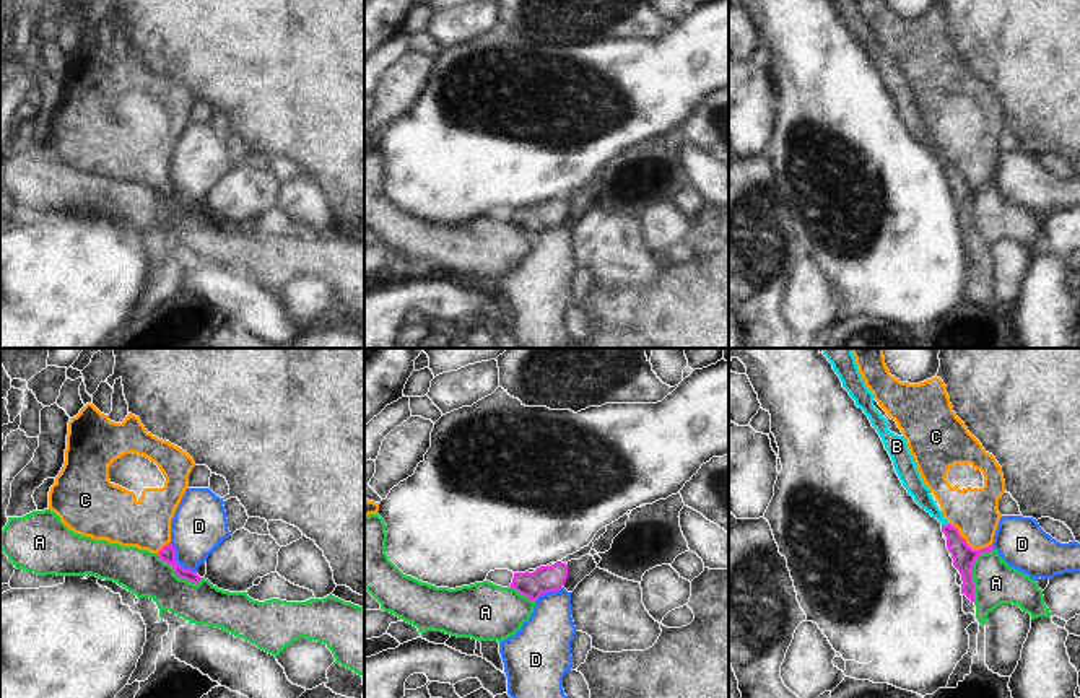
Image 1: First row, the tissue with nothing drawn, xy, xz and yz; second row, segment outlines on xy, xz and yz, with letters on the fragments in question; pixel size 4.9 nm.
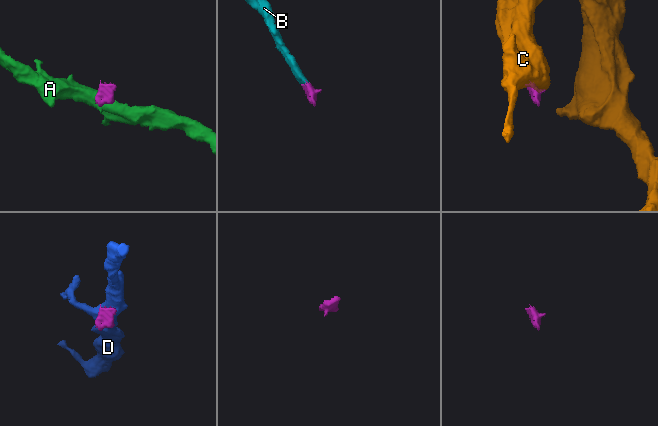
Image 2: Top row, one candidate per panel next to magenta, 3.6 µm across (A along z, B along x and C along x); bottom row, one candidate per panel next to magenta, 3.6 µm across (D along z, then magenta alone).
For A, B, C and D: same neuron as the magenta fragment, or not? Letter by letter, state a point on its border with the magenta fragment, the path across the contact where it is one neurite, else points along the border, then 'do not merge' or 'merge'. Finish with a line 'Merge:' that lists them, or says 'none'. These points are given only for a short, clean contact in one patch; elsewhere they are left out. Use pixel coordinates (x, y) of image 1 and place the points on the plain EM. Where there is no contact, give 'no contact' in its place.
A: meets magenta in yz at (971, 207); border along yz (992, 183), (981, 189), (973, 200), (973, 236); do not merge
B: meets magenta in yz at (944, 161); runs through yz (963, 191), (953, 171), (944, 161), (914, 121); merge
C: meets magenta in yz at (966, 179); border along yz (949, 158), (973, 184), (991, 181); do not merge
D: meets magenta in xy at (176, 197); border along xy (169, 178), (174, 194), (184, 204), (195, 209); do not merge
Merge: B

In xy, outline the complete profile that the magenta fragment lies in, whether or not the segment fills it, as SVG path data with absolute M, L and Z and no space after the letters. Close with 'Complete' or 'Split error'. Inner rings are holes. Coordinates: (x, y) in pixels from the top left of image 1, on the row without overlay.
M171 179L164 181L159 187L158 192L164 197L169 198L174 203L174 210L181 215L187 215L189 218L198 220L200 212L190 205L184 205L177 197L176 197L176 185Z. Complete

